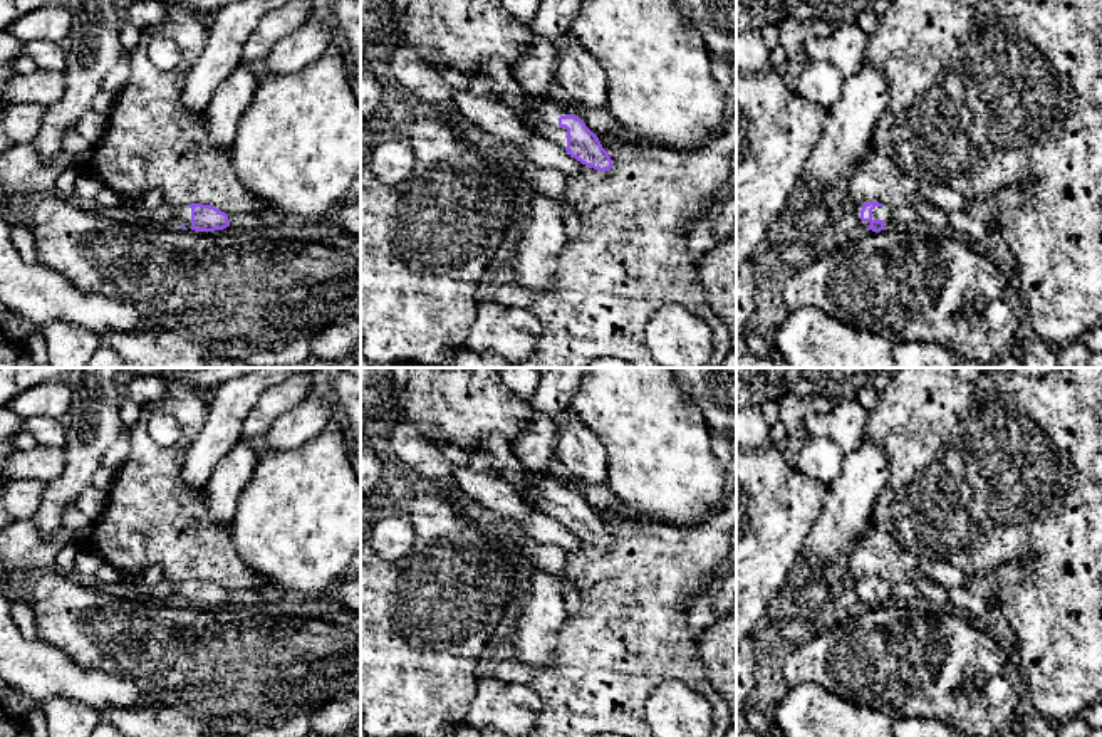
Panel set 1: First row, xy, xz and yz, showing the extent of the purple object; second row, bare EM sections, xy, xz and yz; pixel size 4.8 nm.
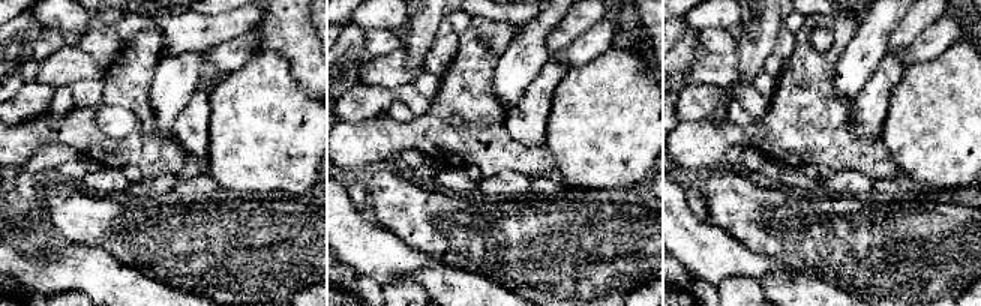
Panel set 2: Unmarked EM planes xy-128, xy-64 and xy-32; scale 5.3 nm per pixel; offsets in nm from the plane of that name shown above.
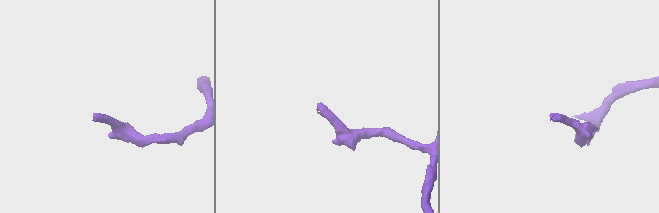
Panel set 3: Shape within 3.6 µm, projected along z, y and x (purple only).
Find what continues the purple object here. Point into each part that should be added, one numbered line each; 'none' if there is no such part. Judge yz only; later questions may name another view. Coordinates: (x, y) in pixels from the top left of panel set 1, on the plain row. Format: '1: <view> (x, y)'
1: yz (883, 590)

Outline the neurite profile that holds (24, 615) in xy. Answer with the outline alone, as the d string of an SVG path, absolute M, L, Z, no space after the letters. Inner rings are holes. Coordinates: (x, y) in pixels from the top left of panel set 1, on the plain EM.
M13 603L12 604L13 611L13 621L17 625L17 628L20 630L22 636L27 640L37 640L39 631L35 626L35 611L29 603Z

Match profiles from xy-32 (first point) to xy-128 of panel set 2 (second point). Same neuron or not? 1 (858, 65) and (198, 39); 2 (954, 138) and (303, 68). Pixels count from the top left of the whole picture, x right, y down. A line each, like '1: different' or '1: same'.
1: different
2: different

